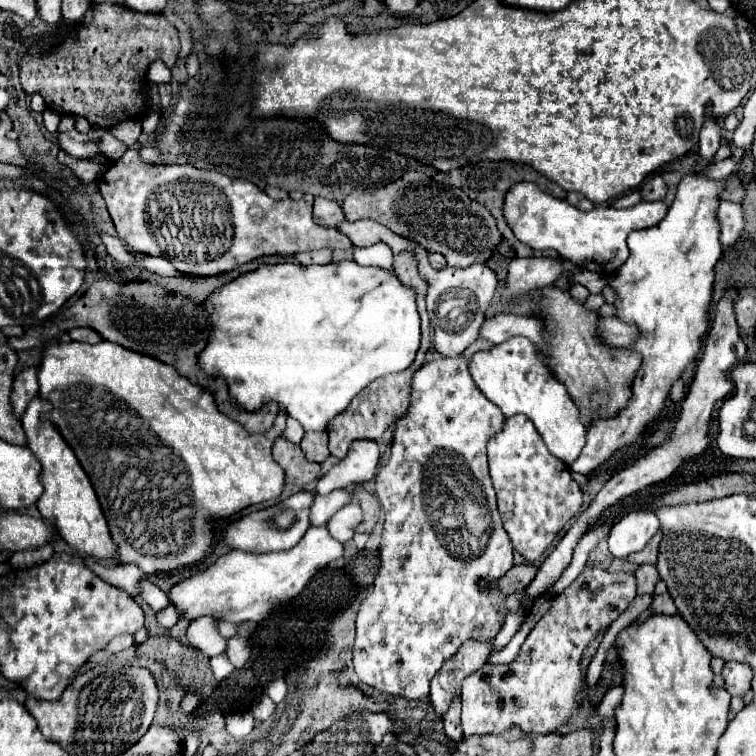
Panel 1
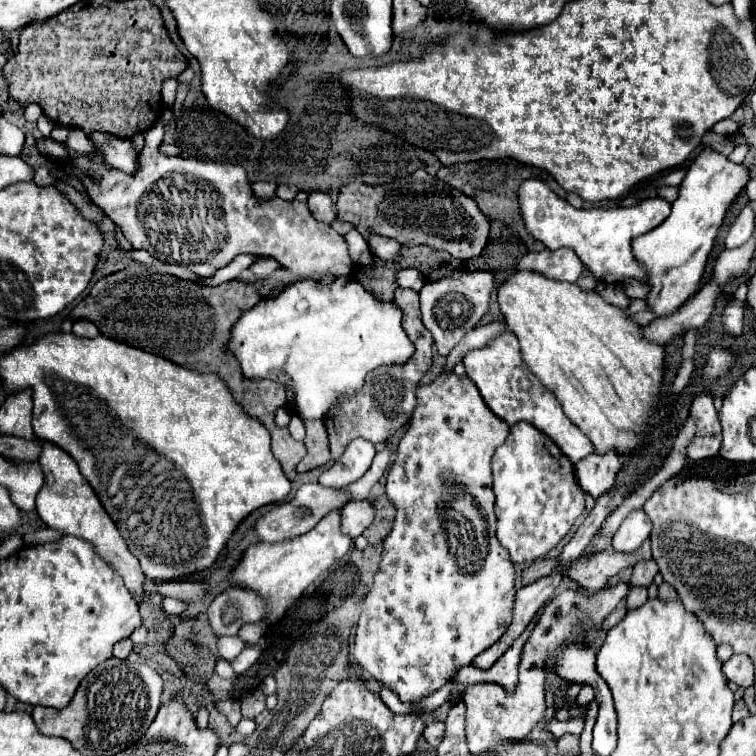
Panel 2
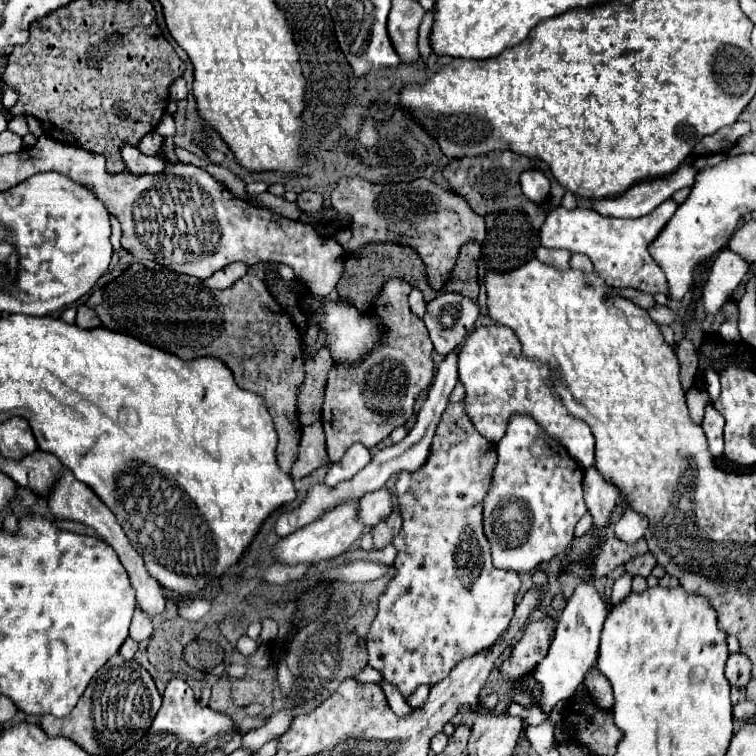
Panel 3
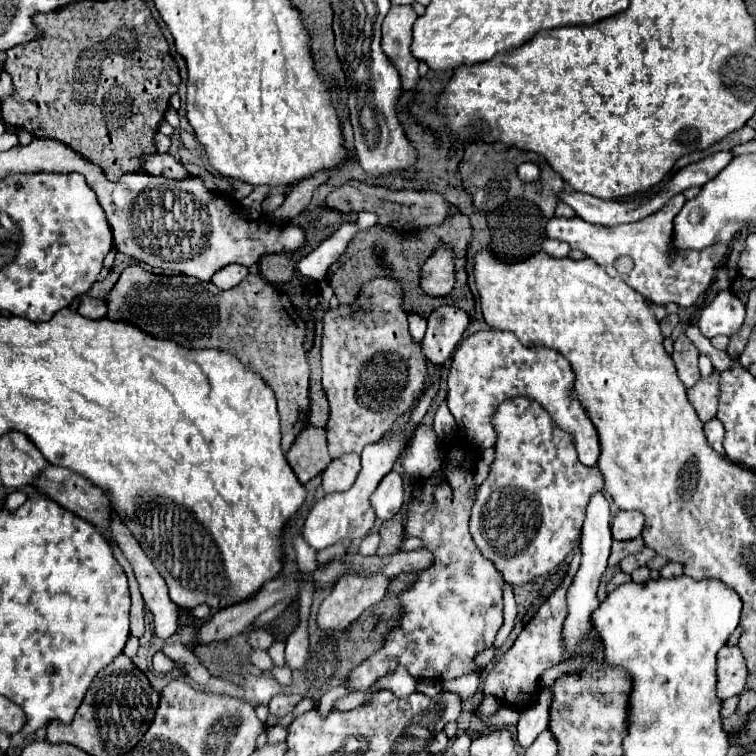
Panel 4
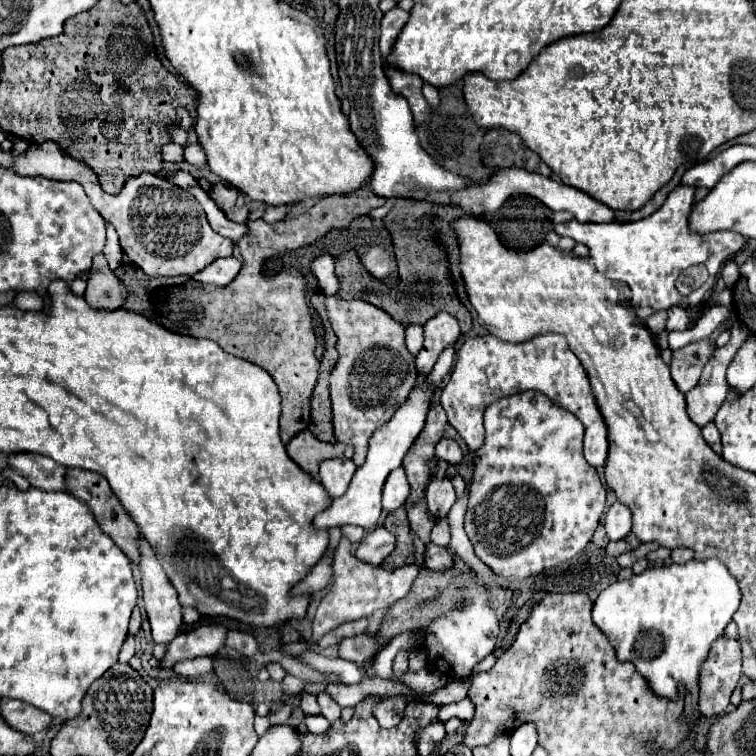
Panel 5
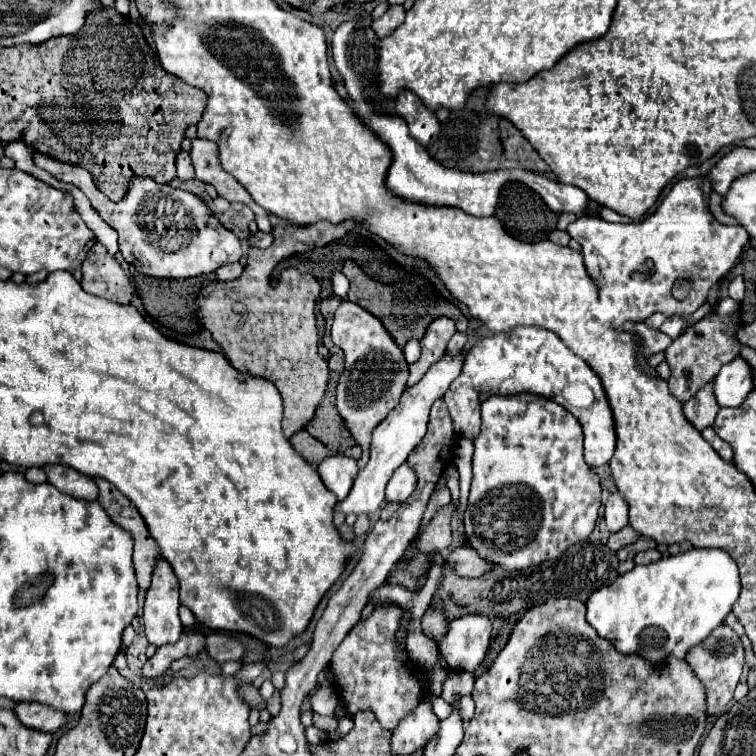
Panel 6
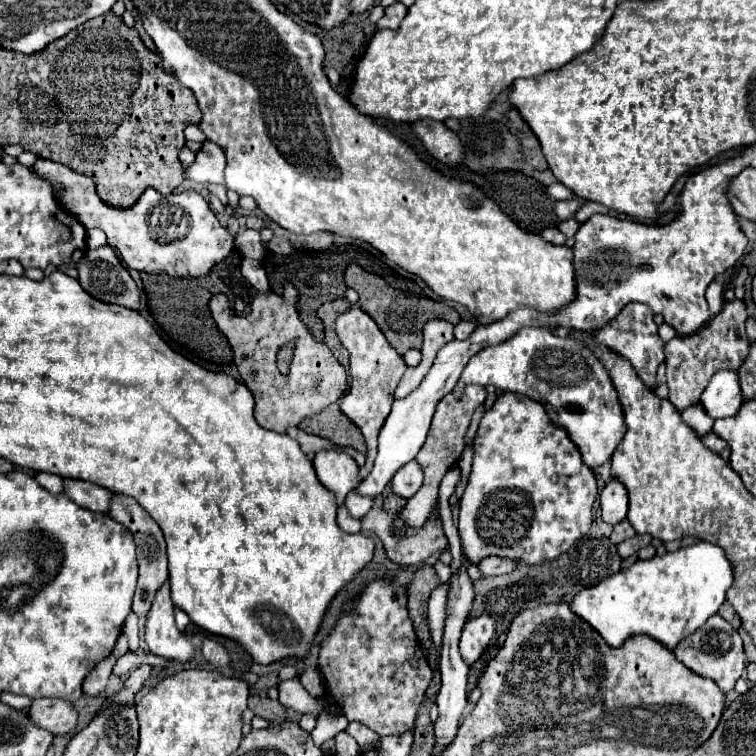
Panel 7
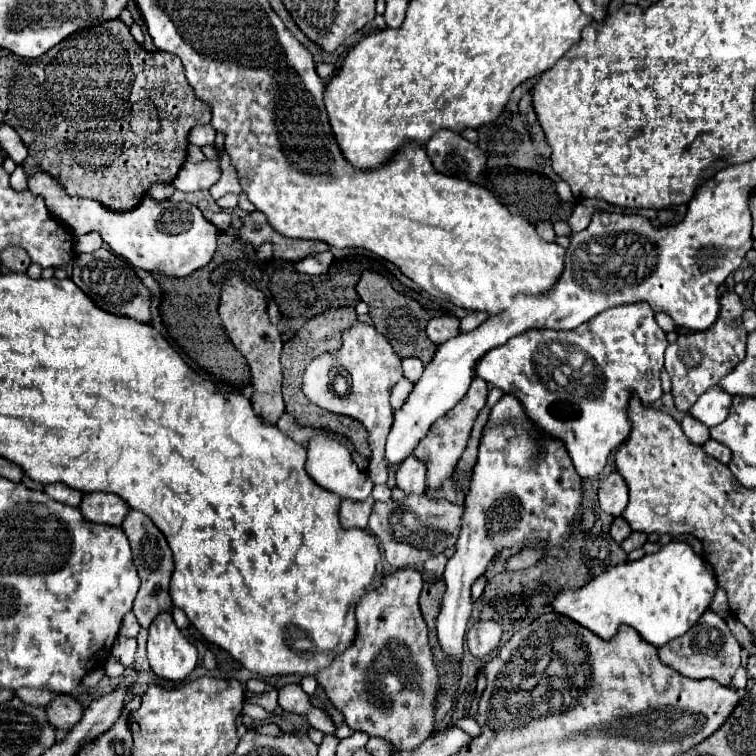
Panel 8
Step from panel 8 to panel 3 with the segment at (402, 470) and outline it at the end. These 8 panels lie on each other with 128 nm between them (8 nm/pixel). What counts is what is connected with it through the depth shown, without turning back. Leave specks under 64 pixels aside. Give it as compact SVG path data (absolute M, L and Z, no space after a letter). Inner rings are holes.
M386 486L364 494L358 502L358 520L364 524L364 528L376 526L390 512L392 512L392 496Z

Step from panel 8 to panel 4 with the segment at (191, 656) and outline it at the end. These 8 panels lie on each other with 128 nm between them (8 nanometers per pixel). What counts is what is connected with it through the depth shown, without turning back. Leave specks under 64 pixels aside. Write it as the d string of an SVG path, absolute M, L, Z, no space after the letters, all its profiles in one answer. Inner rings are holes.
M112 512L112 518L110 518L110 524L108 524L108 532L112 534L112 538L116 540L116 544L120 546L120 550L124 552L126 560L132 564L132 572L138 580L138 586L140 586L140 592L142 592L142 598L144 598L144 606L152 612L154 616L154 630L156 630L156 636L160 636L162 640L170 638L176 628L178 628L178 606L170 600L168 596L168 588L166 588L166 582L164 578L158 574L158 570L154 568L154 564L150 562L150 558L144 554L144 550L140 548L140 544L136 542L136 538L130 534L130 530L124 526L124 522Z

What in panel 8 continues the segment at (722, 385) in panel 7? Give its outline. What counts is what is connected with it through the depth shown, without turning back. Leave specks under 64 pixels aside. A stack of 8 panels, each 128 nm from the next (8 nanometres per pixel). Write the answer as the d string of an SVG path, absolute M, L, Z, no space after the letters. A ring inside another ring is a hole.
M712 386L690 408L690 414L696 416L696 420L704 422L708 428L712 428L728 418L730 406L732 406L732 396L728 396L728 392L720 392L720 388Z

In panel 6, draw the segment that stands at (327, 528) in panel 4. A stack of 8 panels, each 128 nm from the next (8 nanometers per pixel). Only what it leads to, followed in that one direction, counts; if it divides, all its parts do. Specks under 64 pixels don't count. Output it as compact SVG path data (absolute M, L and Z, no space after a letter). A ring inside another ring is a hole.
M444 356L440 358L436 364L432 364L432 368L424 374L424 378L406 388L406 392L402 394L402 400L398 402L398 406L386 416L386 420L376 426L374 434L372 434L372 448L370 448L370 460L368 464L358 472L354 486L350 490L350 494L346 496L346 500L336 504L336 512L348 516L348 514L366 514L366 516L374 516L382 502L384 502L384 488L392 476L392 472L406 462L408 454L420 444L420 440L426 434L426 424L428 424L428 414L430 414L430 406L434 404L434 400L442 398L444 392L448 390L448 386L452 384L454 378L458 378L460 370L462 370L462 362L464 356Z

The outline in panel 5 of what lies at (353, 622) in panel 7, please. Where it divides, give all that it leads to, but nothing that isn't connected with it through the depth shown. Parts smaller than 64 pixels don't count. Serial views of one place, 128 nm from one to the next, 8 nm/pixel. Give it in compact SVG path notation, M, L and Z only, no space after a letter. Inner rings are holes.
M358 634L352 638L344 638L340 642L340 658L352 660L356 664L364 664L370 660L382 646L378 644L378 638L374 634ZM384 696L384 700L374 710L374 716L378 718L380 726L392 728L392 726L396 726L400 722L400 718L404 714L404 706L406 706L404 698L388 698L388 696Z

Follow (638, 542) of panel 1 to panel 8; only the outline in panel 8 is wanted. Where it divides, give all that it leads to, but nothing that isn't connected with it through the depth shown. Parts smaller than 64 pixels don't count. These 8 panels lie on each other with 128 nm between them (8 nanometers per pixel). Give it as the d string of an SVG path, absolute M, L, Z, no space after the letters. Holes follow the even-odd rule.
M612 472L600 482L598 502L604 514L620 516L624 512L624 508L628 506L628 488L618 472Z

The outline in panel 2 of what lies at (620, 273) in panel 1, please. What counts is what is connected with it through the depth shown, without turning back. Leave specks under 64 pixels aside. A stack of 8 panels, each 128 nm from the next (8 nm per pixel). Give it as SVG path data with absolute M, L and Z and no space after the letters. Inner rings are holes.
M702 148L680 184L670 216L648 234L632 240L632 254L646 270L646 284L650 286L646 306L656 318L676 312L690 296L700 290L700 280L704 276L708 254L712 252L718 228L724 222L730 202L748 184L748 178L746 166L732 164L726 156L712 148ZM608 450L604 454L592 452L588 458L578 460L574 464L578 484L592 494L592 498L602 496L608 492L616 480L618 474L618 454L614 450Z

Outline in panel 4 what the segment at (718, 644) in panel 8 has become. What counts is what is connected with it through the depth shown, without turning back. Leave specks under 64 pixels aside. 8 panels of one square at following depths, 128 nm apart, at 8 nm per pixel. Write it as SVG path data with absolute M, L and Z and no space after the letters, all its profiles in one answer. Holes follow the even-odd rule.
M724 646L718 654L718 696L722 700L746 690L748 670L740 648Z

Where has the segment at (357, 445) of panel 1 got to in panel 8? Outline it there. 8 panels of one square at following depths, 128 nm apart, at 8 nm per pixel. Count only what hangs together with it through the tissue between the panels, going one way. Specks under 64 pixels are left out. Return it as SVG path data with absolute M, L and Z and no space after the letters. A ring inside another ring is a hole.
M316 436L308 444L308 460L306 460L306 472L310 478L320 484L322 488L336 492L340 498L350 500L366 500L374 488L372 480L368 480L368 474L358 470L354 464L348 448L336 438L336 436Z

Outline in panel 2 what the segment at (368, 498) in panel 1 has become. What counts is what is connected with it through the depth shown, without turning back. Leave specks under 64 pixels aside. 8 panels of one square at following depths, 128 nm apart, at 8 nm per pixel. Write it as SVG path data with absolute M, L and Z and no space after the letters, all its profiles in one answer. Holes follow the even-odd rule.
M386 496L372 500L372 506L374 506L374 512L376 512L376 518L364 530L364 538L370 540L370 544L376 544L376 542L384 540L384 536L390 532L392 520L394 520L394 508L392 508L392 504L388 502Z

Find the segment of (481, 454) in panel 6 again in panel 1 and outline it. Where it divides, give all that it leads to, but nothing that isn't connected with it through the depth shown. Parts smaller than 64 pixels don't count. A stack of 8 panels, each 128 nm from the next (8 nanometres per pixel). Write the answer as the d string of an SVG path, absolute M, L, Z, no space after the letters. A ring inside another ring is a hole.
M524 414L506 418L504 428L488 440L488 460L502 522L514 550L528 562L540 560L554 536L582 506L580 486L572 480L568 466L548 452L534 424Z

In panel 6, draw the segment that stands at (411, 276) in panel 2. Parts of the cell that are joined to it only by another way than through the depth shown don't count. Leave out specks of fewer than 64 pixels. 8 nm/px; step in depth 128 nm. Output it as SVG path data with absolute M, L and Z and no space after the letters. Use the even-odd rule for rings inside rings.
M416 338L408 340L408 342L406 342L406 346L404 346L404 356L406 356L408 364L416 362L416 360L420 358L420 340L416 340Z

